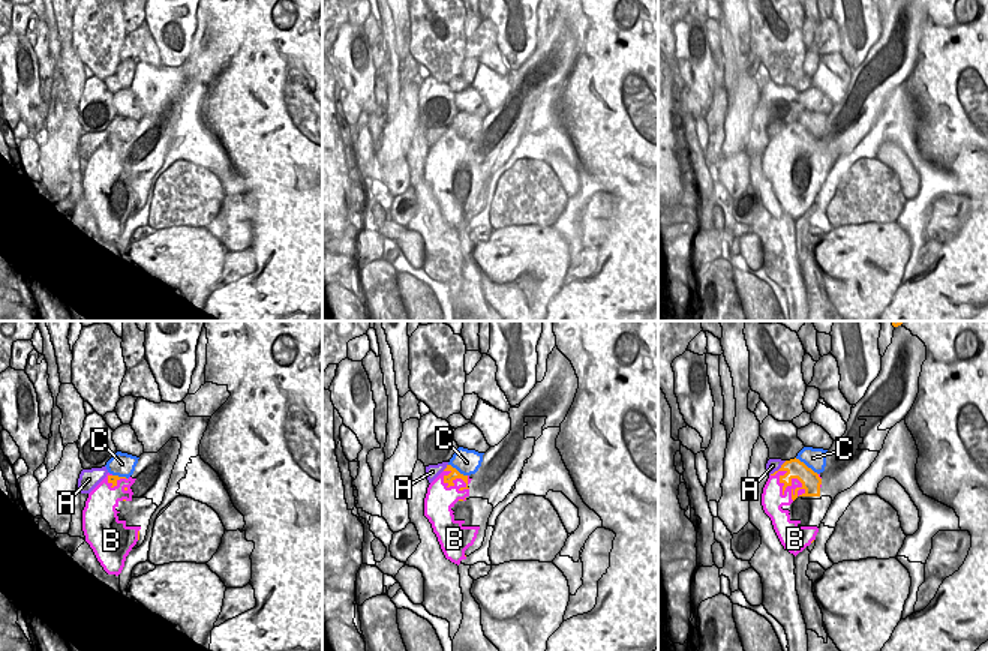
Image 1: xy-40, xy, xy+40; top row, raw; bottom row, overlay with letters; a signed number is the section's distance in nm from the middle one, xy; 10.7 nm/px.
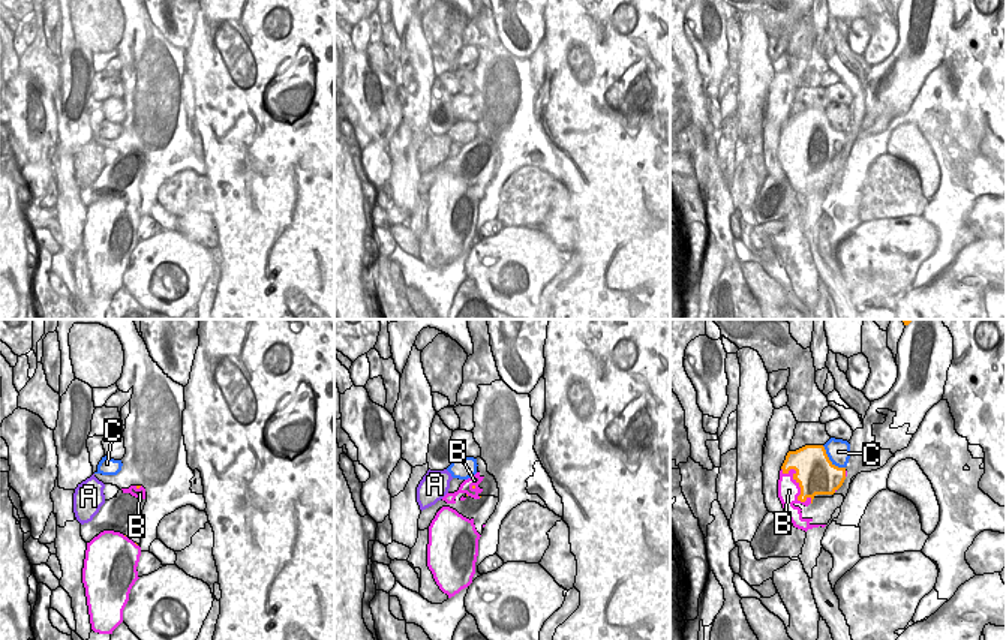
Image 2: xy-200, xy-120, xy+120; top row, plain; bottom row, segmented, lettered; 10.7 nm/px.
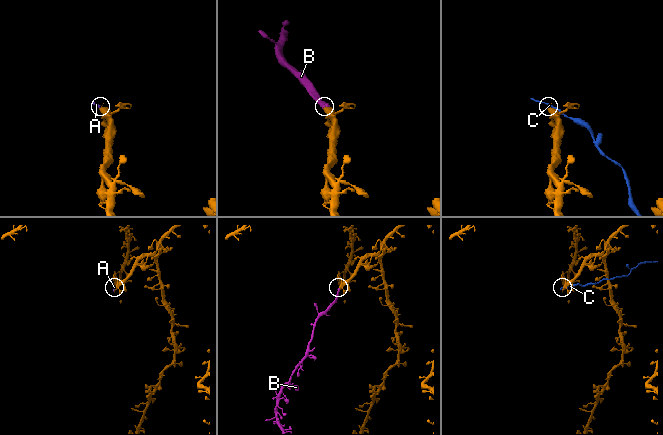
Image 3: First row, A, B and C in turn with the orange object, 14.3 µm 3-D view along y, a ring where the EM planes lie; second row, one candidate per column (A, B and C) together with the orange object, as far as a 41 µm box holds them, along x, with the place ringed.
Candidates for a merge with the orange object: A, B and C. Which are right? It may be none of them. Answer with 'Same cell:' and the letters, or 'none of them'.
Same cell: B

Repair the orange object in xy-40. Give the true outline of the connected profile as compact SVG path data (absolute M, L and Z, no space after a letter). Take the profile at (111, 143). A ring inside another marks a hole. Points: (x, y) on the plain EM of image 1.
M112 138L88 158L82 174L82 195L97 225L108 238L118 240L126 220L139 204L141 190L127 190L118 183L115 172L120 165L132 165L130 150L136 142Z

